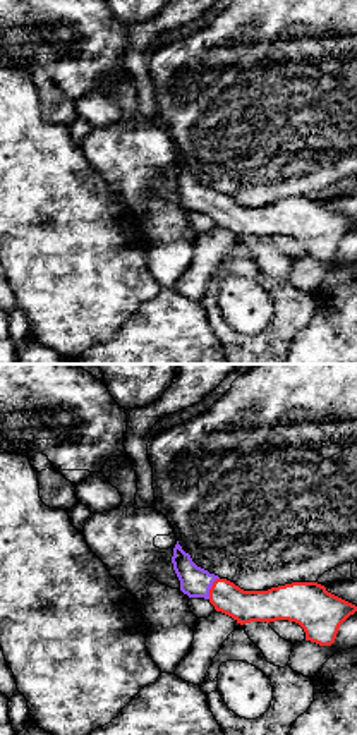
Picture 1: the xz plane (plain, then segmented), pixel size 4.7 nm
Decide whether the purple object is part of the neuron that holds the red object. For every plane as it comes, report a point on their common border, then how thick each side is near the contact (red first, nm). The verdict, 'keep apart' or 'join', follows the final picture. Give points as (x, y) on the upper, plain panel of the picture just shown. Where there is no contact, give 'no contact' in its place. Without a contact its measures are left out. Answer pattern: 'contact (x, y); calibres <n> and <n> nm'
contact (211, 203); calibres 150 and 140 nm

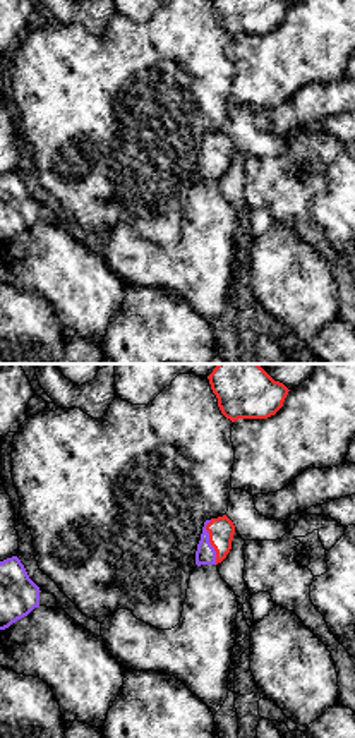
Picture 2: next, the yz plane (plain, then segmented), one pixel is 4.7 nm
contact (210, 157); calibres 120 and 90 nm

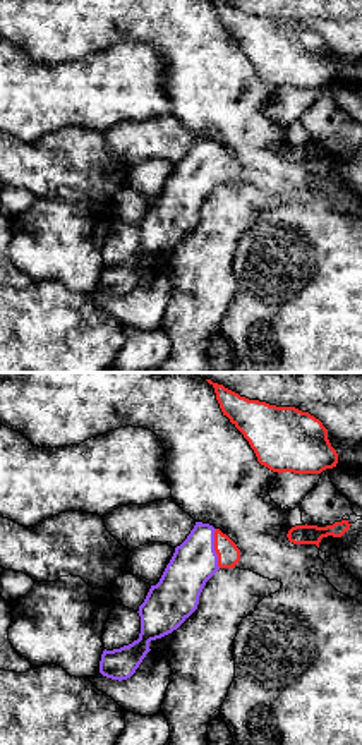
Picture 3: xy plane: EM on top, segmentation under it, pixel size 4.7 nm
contact (215, 163); calibres 110 and 220 nm

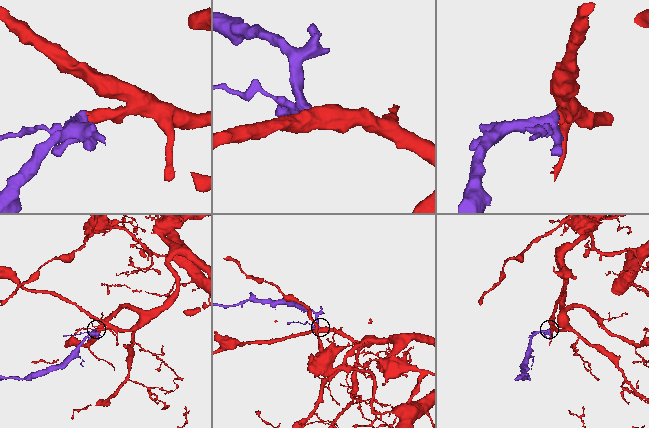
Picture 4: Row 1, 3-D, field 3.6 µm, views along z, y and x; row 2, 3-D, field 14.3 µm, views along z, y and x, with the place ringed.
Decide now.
join

